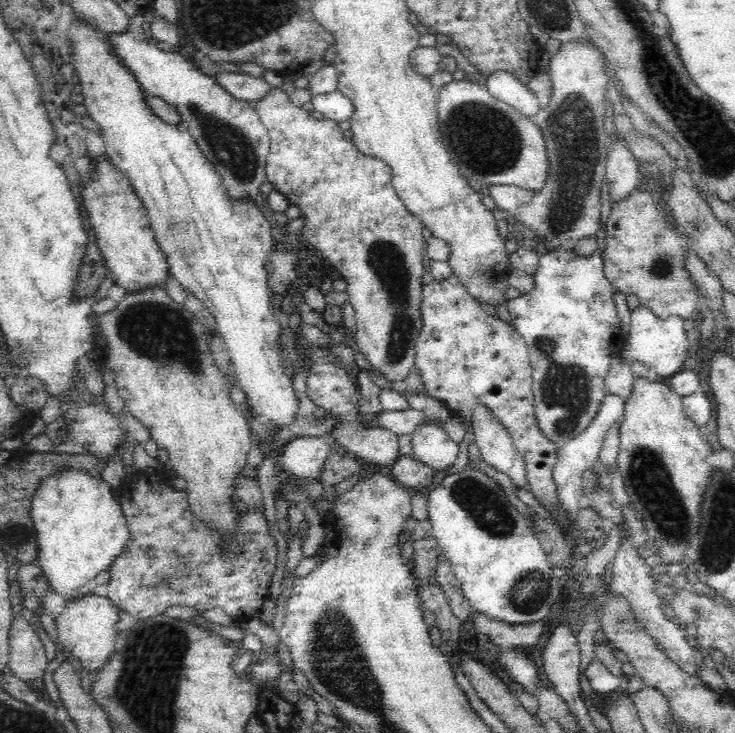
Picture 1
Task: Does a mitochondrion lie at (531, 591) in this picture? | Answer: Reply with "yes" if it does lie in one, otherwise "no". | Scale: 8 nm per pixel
yes

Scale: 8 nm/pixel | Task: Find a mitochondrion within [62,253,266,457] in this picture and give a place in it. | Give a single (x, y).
(152, 329)

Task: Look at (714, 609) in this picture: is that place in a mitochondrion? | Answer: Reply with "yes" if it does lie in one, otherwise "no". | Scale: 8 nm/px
no

